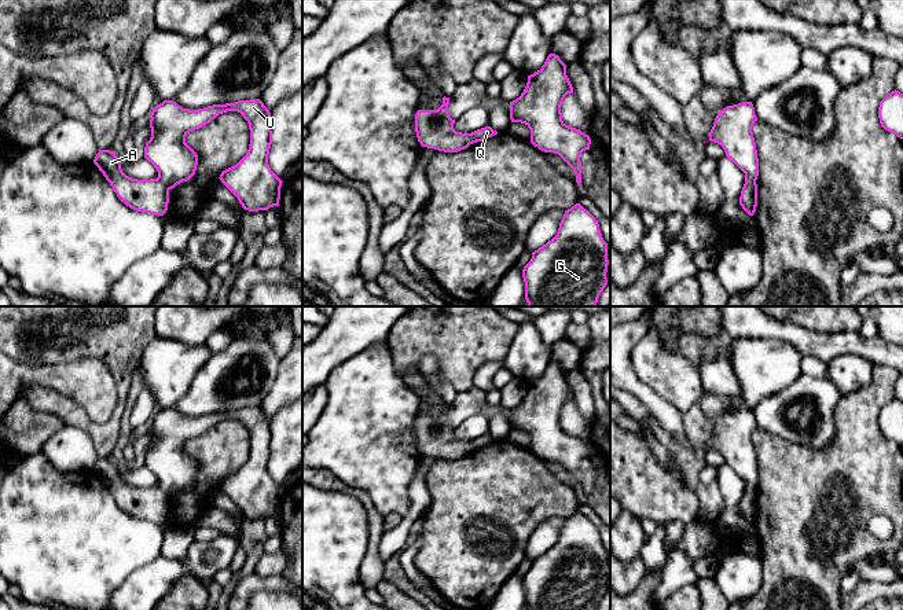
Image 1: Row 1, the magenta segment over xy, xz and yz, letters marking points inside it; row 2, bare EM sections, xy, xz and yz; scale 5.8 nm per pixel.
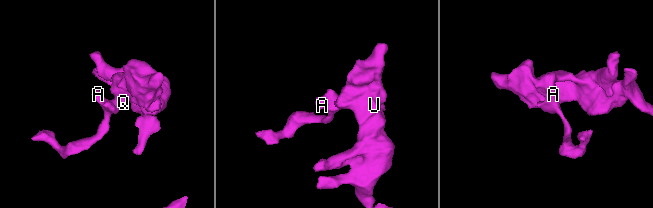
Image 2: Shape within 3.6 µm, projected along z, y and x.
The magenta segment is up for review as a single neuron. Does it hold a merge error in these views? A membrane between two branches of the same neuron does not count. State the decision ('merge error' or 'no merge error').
merge error

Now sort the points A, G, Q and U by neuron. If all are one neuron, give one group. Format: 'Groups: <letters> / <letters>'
Groups: A / G Q U

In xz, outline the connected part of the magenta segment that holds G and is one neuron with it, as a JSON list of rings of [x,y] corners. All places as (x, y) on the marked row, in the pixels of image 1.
[[[580,203],[565,210],[557,235],[532,253],[522,269],[528,306],[597,306],[607,284],[607,243],[595,217]]]

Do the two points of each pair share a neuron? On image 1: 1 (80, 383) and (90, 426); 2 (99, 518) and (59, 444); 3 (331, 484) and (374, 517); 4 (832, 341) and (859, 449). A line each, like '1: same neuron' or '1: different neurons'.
1: different neurons
2: different neurons
3: same neuron
4: different neurons

